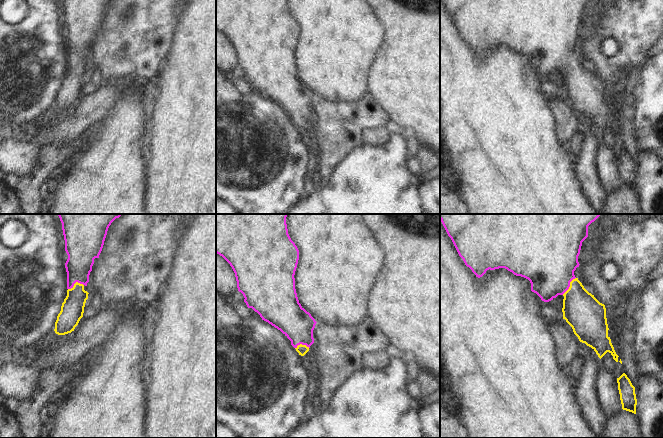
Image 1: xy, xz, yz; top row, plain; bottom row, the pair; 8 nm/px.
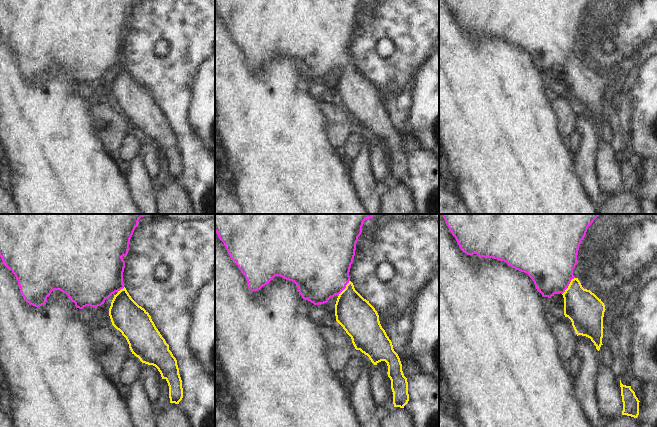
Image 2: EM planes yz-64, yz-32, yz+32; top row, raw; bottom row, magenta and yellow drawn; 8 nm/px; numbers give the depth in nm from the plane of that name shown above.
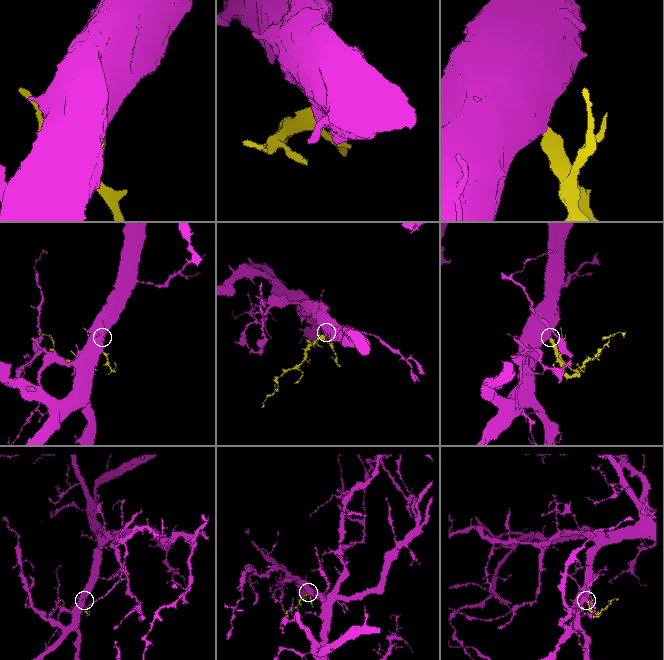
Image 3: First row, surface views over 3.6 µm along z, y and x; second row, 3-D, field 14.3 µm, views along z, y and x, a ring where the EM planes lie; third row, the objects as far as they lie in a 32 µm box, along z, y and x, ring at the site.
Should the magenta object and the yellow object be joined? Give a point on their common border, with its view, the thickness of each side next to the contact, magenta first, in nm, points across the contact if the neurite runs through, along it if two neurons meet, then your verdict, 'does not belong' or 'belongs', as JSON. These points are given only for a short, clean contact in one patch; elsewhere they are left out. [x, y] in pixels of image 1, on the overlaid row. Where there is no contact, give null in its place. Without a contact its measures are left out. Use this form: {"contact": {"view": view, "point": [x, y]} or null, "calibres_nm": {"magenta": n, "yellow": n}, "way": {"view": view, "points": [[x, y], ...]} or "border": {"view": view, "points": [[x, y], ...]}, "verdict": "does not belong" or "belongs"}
{"contact": {"view": "yz", "point": [569, 286]}, "calibres_nm": {"magenta": 420, "yellow": 300}, "way": {"view": "yz", "points": [[549, 262], [569, 286], [574, 292], [582, 311]]}, "verdict": "belongs"}

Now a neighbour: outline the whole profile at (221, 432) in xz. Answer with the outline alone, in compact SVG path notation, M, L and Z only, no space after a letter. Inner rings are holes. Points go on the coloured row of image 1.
M216 423L216 438L236 438L236 437L227 428Z

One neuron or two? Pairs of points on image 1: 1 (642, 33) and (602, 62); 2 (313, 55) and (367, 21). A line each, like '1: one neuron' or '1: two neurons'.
1: one neuron
2: one neuron

